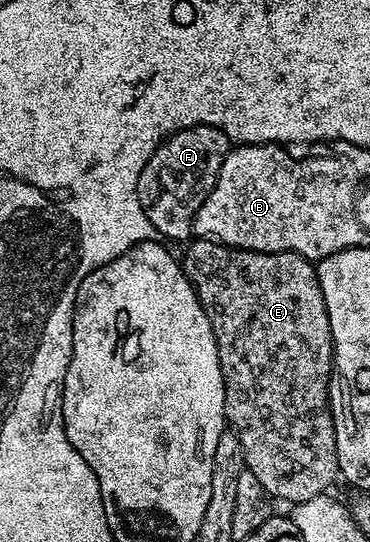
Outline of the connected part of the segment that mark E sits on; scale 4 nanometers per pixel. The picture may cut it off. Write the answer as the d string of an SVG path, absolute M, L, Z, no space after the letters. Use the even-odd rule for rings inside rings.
M213 239L191 240L185 249L180 264L198 292L214 332L224 383L226 420L244 447L246 468L260 479L260 485L271 498L297 503L323 496L340 474L334 430L336 413L330 410L334 340L315 262L299 253L258 253L255 249L235 249Z

